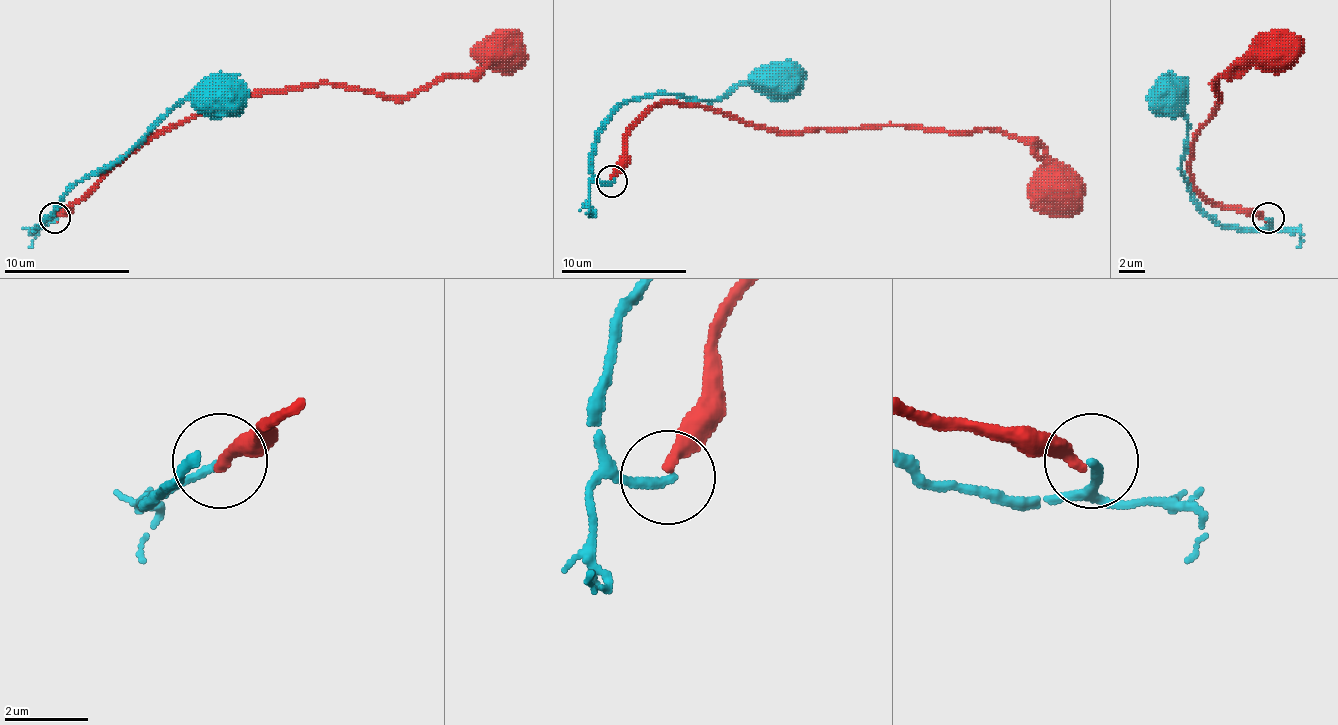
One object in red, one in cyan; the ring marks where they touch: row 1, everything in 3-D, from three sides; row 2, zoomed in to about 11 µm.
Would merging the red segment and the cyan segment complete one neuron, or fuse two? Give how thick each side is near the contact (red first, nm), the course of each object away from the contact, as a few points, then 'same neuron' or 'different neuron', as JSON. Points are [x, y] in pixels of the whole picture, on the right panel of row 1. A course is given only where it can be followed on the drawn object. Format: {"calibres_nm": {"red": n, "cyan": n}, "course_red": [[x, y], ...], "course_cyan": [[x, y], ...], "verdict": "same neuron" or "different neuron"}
{"calibres_nm": {"red": 300, "cyan": 200}, "course_red": [[1266, 219], [1222, 209], [1193, 184], [1190, 146], [1218, 102], [1212, 84], [1218, 96], [1222, 77], [1275, 52]], "course_cyan": [[1269, 219], [1259, 228], [1218, 225], [1190, 193], [1181, 175], [1187, 118], [1168, 93]], "verdict": "different neuron"}

